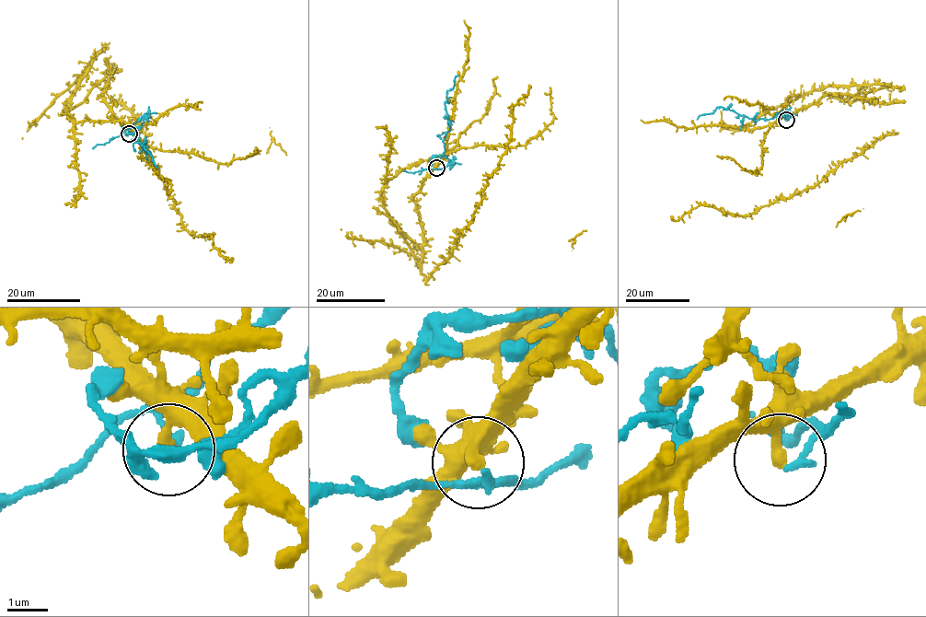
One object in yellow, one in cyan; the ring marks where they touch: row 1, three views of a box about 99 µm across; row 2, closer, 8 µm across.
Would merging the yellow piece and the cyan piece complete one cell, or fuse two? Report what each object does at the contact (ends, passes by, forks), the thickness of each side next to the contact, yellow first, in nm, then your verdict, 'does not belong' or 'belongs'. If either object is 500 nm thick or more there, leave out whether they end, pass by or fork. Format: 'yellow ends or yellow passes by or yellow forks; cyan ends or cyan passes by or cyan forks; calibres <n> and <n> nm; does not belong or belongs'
yellow ends; cyan ends; calibres 280 and 180 nm; does not belong

